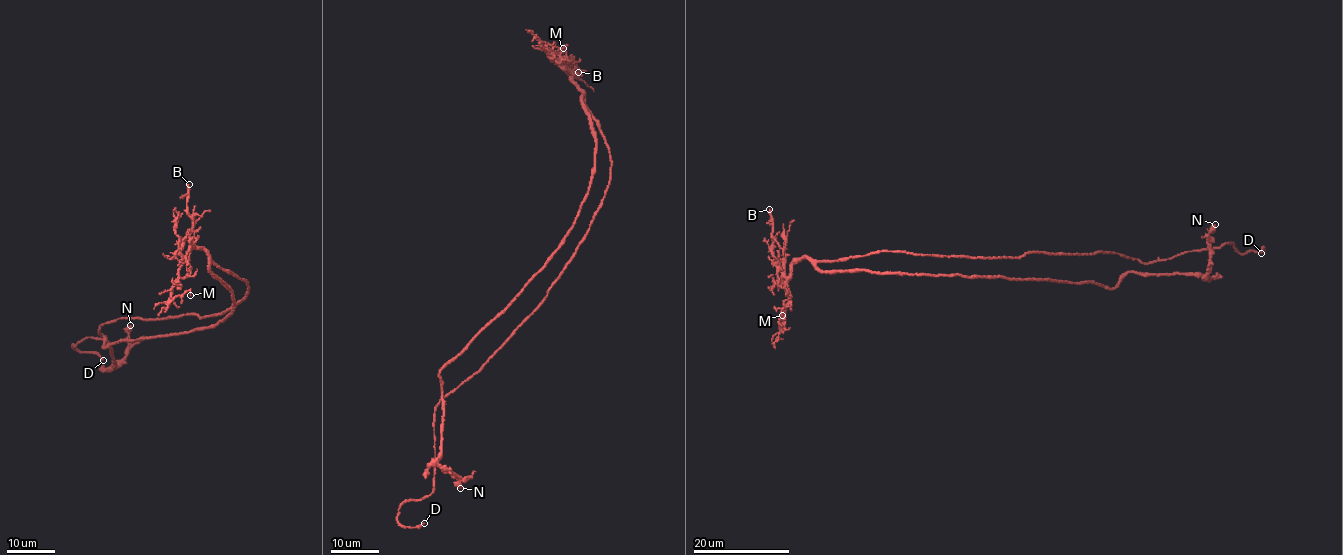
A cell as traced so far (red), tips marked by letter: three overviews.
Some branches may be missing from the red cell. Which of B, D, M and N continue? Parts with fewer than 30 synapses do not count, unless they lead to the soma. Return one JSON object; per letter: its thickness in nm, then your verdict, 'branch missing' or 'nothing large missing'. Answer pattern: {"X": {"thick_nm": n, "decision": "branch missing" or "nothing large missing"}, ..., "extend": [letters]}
{"B": {"thick_nm": 320, "decision": "nothing large missing"}, "D": {"thick_nm": 200, "decision": "branch missing"}, "M": {"thick_nm": 100, "decision": "nothing large missing"}, "N": {"thick_nm": 550, "decision": "nothing large missing"}, "extend": ["D"]}

